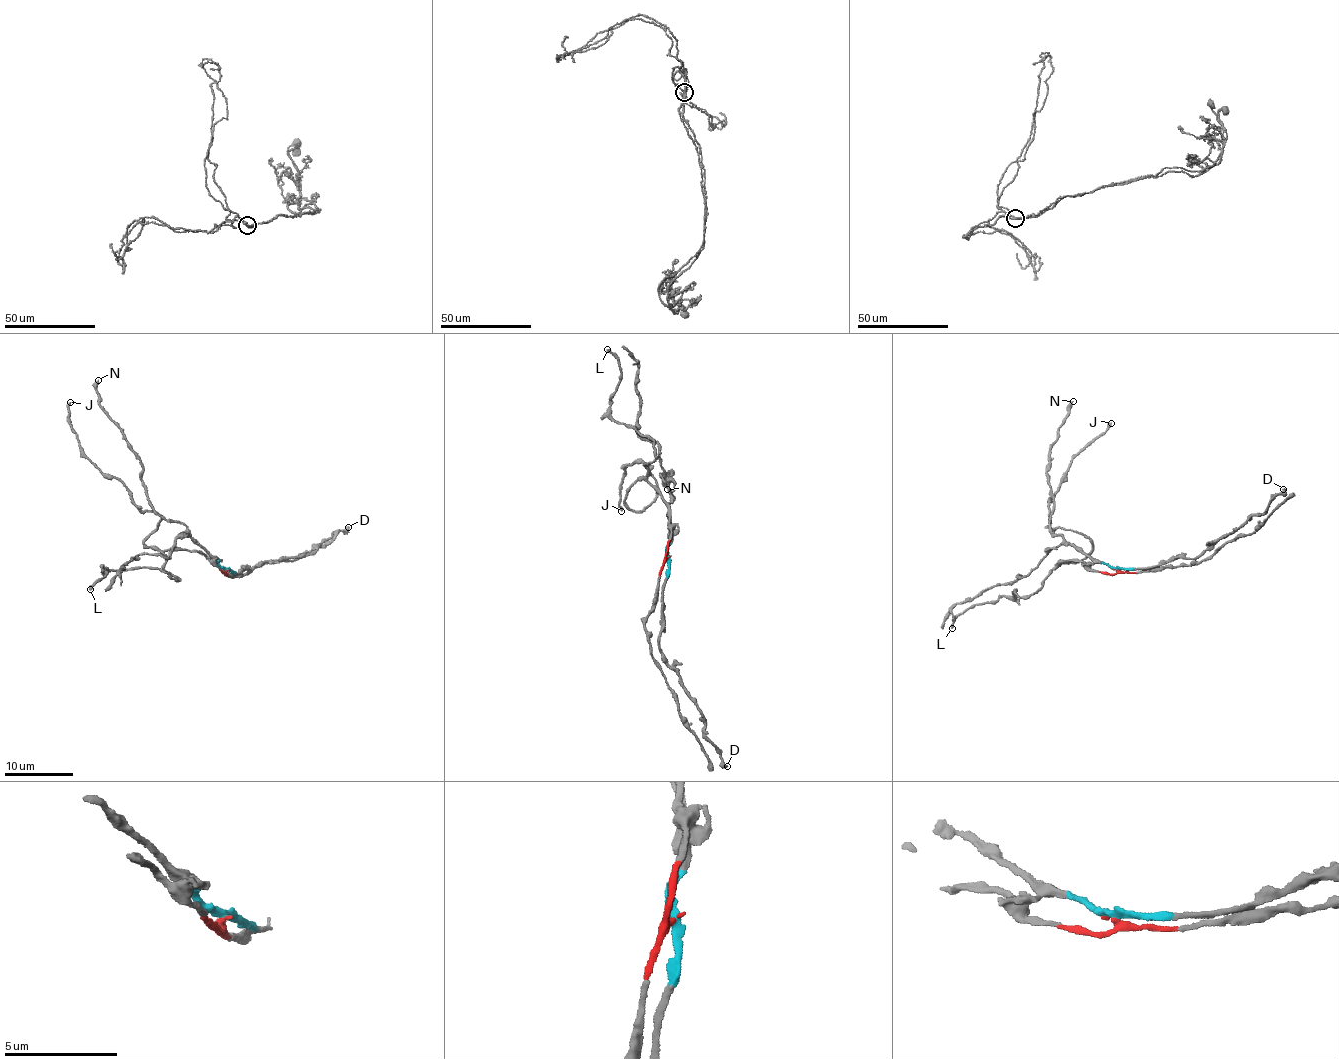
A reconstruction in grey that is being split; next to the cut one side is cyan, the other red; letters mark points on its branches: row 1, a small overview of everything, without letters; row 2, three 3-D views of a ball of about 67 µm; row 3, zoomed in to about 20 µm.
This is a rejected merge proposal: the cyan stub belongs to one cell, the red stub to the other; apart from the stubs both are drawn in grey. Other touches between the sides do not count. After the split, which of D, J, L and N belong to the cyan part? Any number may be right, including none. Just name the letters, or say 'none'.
D, N

